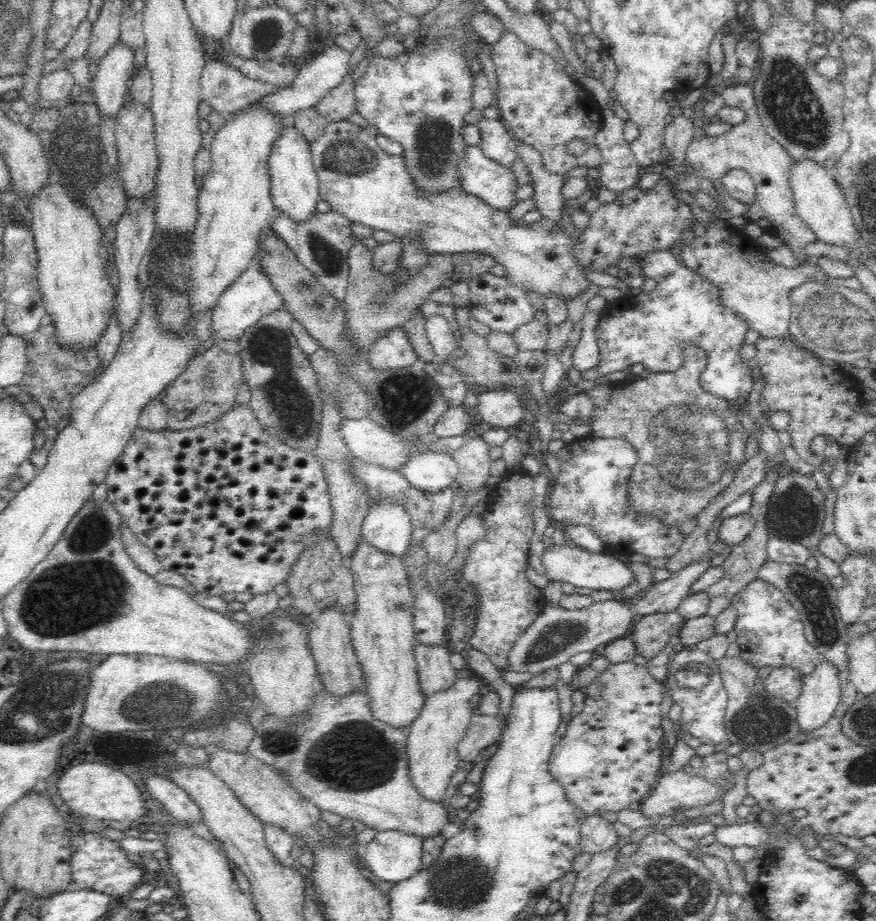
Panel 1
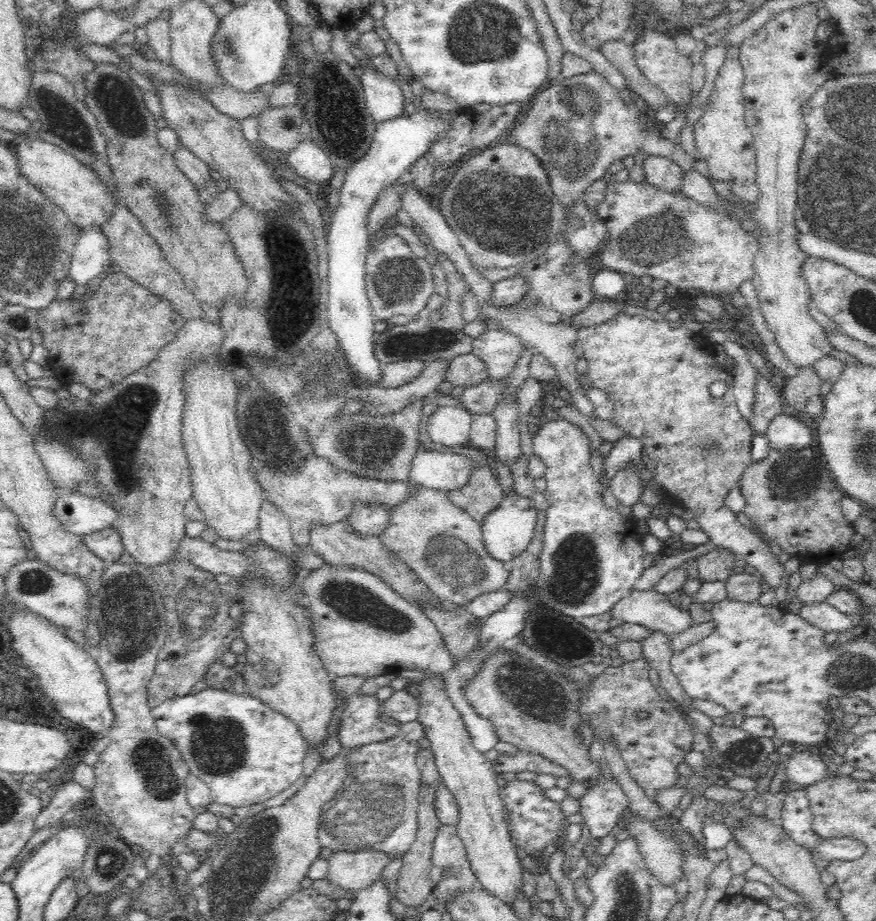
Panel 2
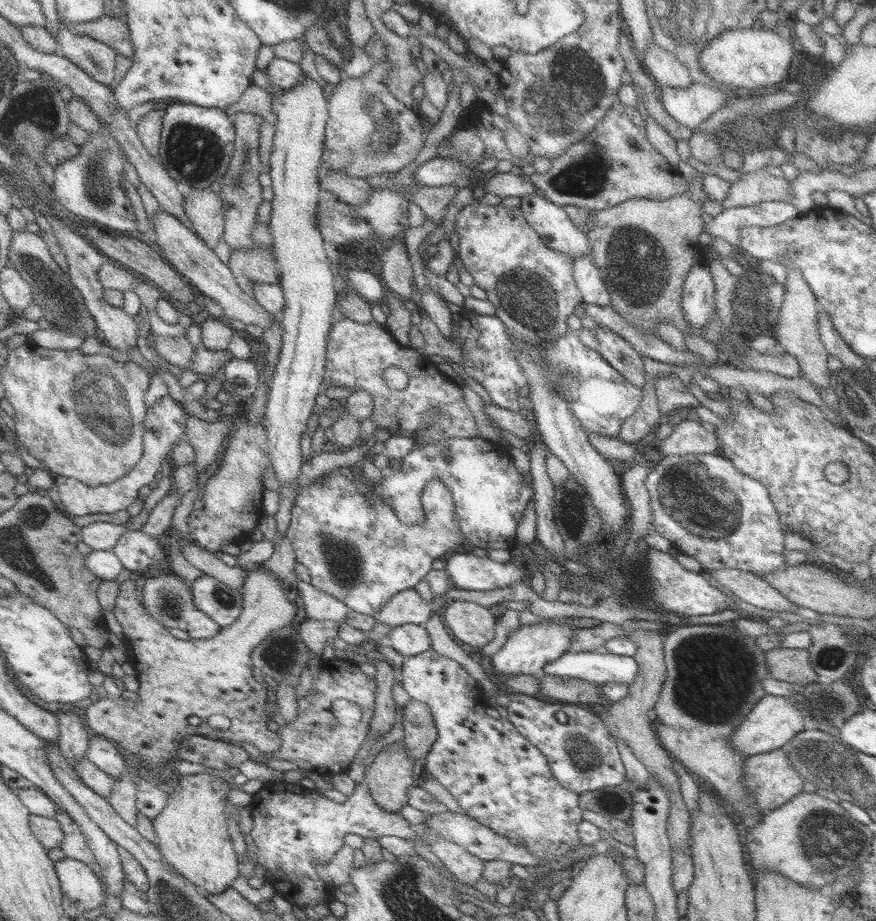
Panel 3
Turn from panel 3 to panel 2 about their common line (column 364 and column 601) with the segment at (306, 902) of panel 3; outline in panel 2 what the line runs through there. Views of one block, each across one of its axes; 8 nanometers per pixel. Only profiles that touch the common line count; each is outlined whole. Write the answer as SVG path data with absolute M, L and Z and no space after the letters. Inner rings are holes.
M614 777L600 782L594 790L586 792L577 801L584 823L588 826L590 835L596 839L606 837L622 822L628 804L622 785Z

